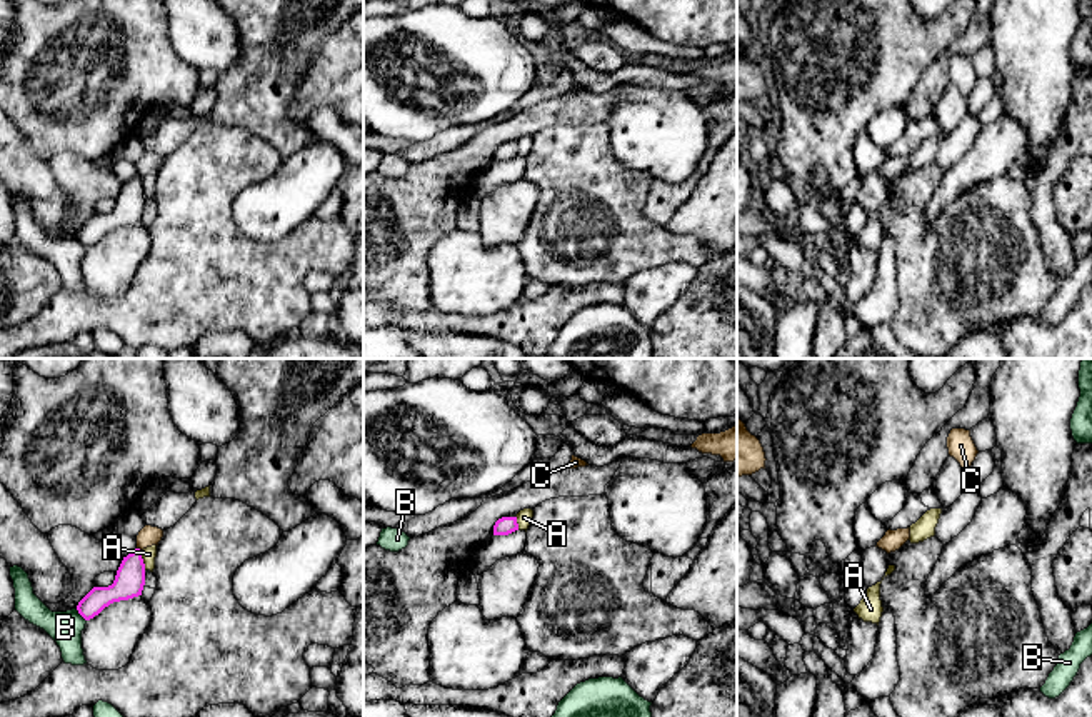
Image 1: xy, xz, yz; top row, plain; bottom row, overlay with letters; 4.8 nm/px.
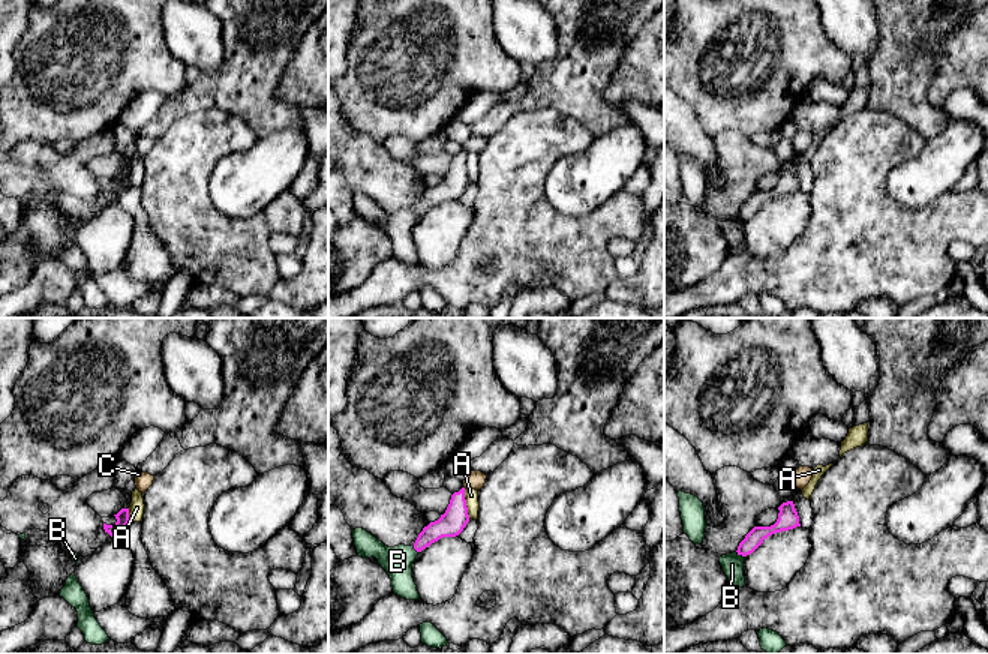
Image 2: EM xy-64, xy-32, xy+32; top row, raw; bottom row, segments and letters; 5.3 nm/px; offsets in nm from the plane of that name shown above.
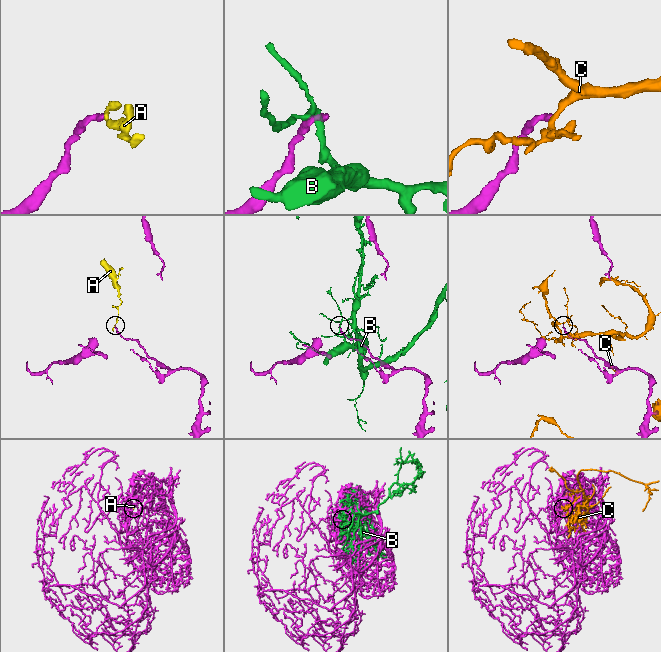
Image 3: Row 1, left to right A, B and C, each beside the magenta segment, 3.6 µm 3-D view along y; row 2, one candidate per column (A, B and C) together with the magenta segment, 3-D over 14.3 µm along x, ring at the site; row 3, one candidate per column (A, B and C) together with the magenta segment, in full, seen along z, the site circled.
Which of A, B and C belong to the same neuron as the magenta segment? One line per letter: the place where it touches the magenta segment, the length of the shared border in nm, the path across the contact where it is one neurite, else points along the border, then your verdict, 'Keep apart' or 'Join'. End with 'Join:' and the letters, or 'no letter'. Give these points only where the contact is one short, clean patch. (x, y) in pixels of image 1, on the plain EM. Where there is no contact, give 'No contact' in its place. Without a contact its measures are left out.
A: Touches magenta at xy (142, 187). Shared border 100 nm. Boundary: xy (140, 177), (145, 195). Keep apart
B: Touches magenta at xy (80, 240). Shared border 80 nm. Keep apart
C: Touches magenta at xy (139, 175). Shared border 30 nm. Keep apart
Join: no letter

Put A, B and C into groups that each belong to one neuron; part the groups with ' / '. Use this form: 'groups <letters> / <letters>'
groups A / B / C

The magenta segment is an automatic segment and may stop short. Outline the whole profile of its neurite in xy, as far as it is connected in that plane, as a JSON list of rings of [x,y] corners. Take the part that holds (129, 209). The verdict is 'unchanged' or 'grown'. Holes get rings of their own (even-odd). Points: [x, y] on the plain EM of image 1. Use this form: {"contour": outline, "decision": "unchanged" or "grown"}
{"contour": [[[135,175],[123,183],[115,207],[108,213],[93,213],[77,232],[78,240],[90,247],[113,228],[142,222],[145,212],[145,190],[142,177]]], "decision": "unchanged"}

